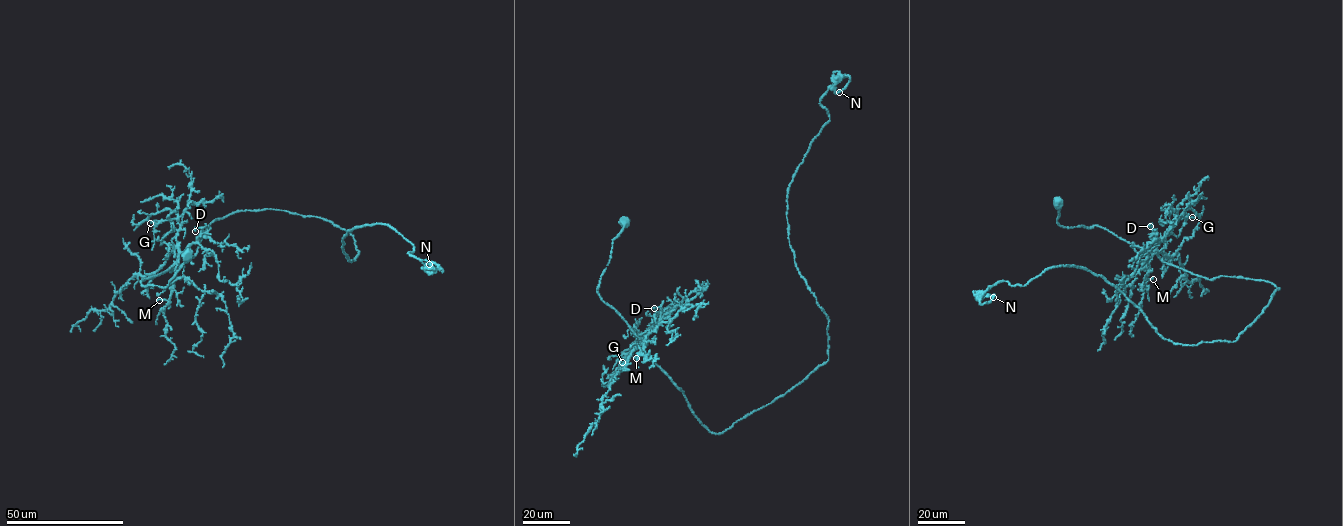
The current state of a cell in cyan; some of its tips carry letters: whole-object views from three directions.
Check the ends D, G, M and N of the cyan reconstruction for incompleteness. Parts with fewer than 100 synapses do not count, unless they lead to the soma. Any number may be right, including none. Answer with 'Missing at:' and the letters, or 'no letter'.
Missing at: no letter

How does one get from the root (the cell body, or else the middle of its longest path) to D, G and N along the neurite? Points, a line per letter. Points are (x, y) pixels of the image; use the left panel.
D: (186, 256), (167, 286), (141, 283), (172, 267), (177, 256), (198, 239), (202, 228), (196, 226), (195, 231)
G: (186, 256), (167, 286), (143, 285), (141, 280), (172, 267), (178, 254), (177, 230), (172, 223), (150, 223)
N: (186, 256), (167, 286), (141, 283), (249, 210), (331, 221), (352, 261), (347, 231), (388, 225), (429, 264)

